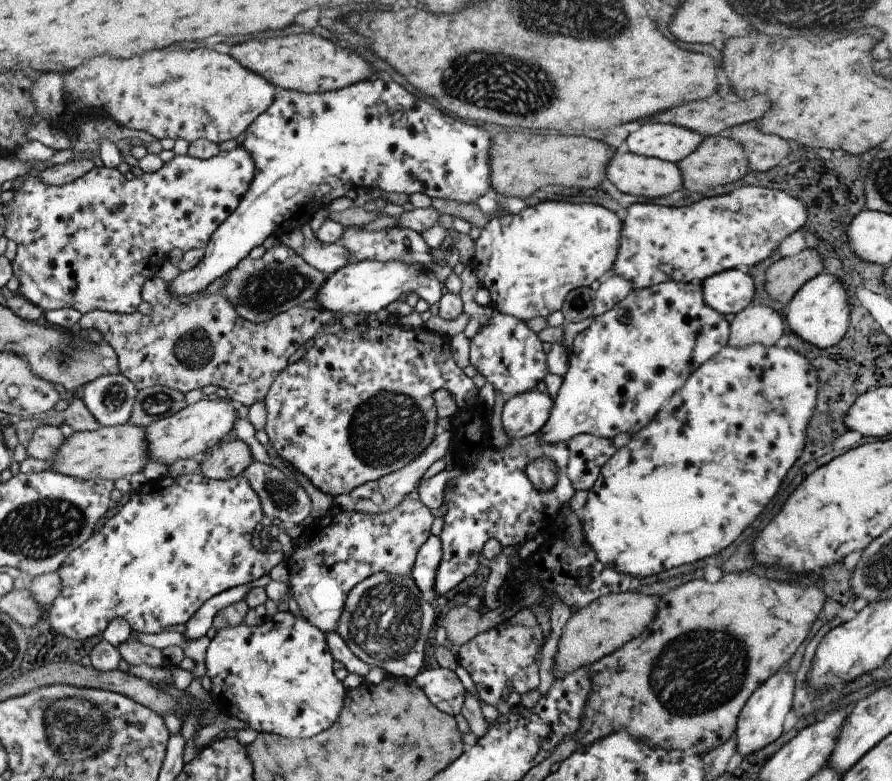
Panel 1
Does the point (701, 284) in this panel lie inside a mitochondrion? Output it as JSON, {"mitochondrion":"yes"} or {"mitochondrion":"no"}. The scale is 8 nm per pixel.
{"mitochondrion":"no"}

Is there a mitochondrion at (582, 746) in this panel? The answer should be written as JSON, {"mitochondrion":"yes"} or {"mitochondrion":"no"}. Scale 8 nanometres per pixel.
{"mitochondrion":"no"}

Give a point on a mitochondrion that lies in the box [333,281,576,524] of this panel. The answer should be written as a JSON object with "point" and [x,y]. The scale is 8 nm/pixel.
{"point":[384,431]}

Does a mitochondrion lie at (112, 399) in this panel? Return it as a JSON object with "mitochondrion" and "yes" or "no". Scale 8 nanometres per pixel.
{"mitochondrion":"yes"}

